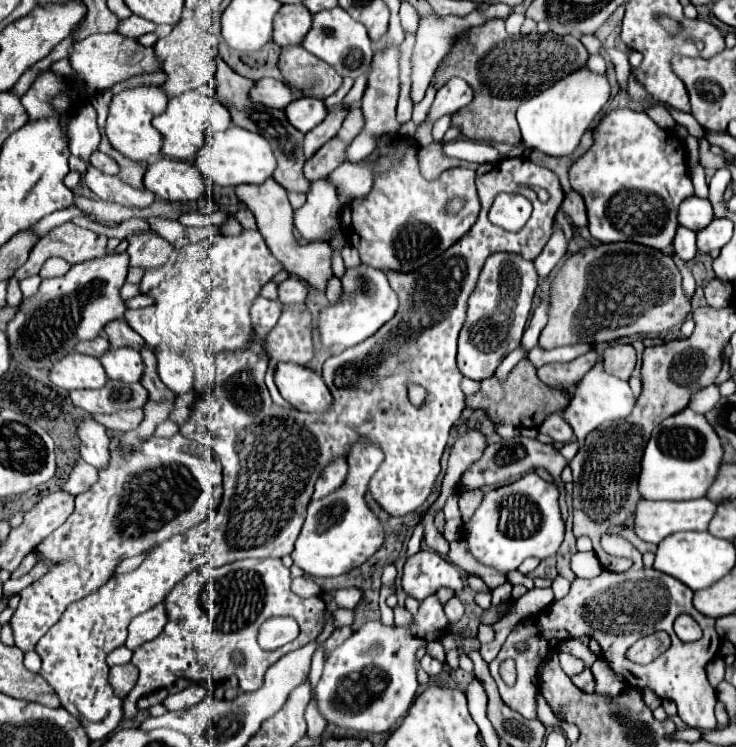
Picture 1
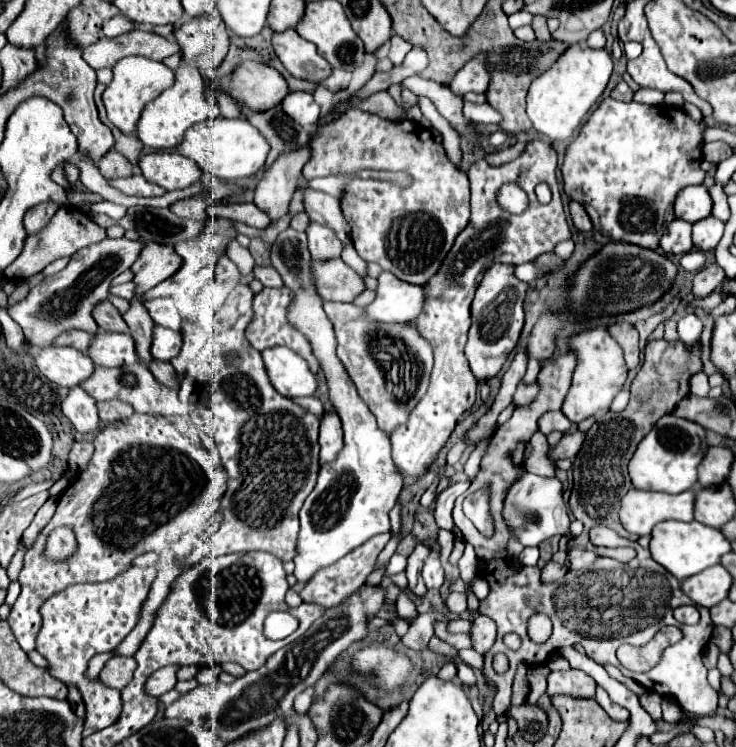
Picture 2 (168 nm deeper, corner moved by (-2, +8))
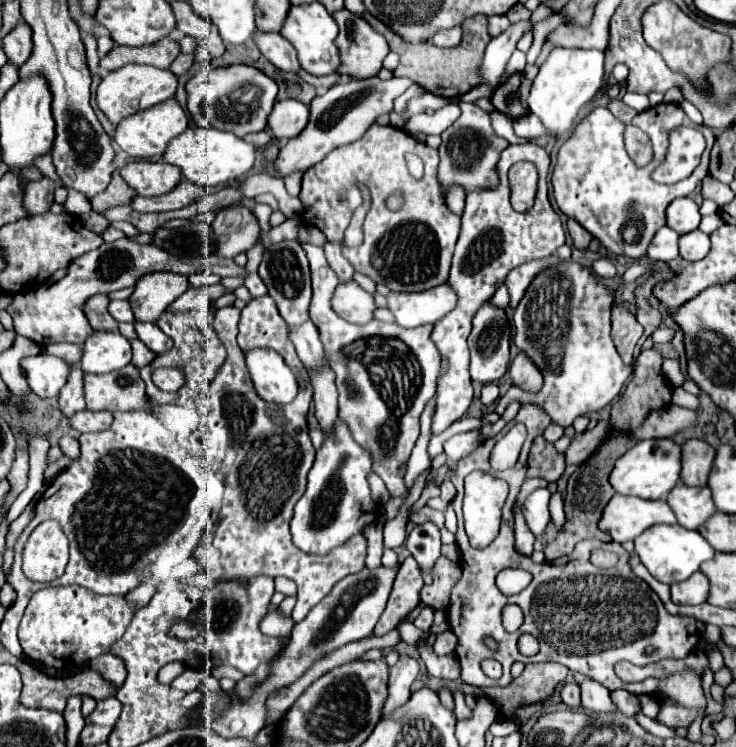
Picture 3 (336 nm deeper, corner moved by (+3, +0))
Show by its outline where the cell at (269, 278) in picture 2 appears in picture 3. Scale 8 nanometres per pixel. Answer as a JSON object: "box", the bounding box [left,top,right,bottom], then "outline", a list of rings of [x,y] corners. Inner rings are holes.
{"box":[8,237,266,347],"outline":[[[124,237],[114,243],[104,243],[96,251],[90,251],[90,253],[74,259],[72,265],[68,267],[68,275],[62,281],[58,281],[50,287],[38,287],[36,291],[14,295],[14,301],[8,307],[8,313],[14,319],[16,333],[36,341],[38,345],[46,347],[50,343],[62,343],[62,341],[82,345],[94,333],[94,329],[90,327],[90,323],[86,321],[86,317],[82,313],[82,307],[88,297],[92,297],[96,293],[110,293],[110,291],[118,291],[124,287],[134,287],[136,281],[148,273],[170,271],[170,273],[190,275],[190,273],[204,271],[210,266],[211,271],[221,278],[243,276],[244,285],[248,287],[252,297],[260,297],[266,293],[266,285],[262,283],[258,273],[247,274],[244,267],[236,265],[233,259],[215,255],[178,257],[170,255],[168,251],[162,251],[160,247],[142,245],[142,243],[136,243],[136,241],[130,241],[128,237]]]}

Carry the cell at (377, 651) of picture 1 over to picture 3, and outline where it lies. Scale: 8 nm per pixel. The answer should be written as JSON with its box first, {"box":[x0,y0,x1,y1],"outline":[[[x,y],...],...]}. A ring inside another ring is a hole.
{"box":[406,521,440,569],"outline":[[[432,521],[416,525],[406,539],[406,547],[422,569],[432,569],[440,557],[440,529]]]}

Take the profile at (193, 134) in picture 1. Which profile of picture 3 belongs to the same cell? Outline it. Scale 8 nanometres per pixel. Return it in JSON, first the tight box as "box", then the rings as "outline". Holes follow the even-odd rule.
{"box":[112,99,188,159],"outline":[[[168,99],[164,103],[158,103],[154,107],[148,107],[144,111],[138,111],[122,119],[122,123],[114,127],[112,141],[134,159],[150,159],[150,157],[160,157],[166,151],[168,141],[184,133],[186,127],[188,127],[188,115],[182,111],[176,99]]]}

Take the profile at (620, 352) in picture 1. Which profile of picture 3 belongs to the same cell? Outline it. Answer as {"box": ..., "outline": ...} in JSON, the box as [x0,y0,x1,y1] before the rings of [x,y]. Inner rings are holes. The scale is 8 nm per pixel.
{"box":[612,307,642,365],"outline":[[[614,307],[612,309],[612,341],[622,357],[624,363],[632,365],[634,361],[634,347],[638,339],[642,337],[642,325],[636,321],[636,317],[624,309],[624,307]]]}

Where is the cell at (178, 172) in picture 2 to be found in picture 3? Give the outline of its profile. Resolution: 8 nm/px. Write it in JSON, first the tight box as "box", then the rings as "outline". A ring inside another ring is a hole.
{"box":[120,161,182,197],"outline":[[[130,161],[120,175],[142,197],[166,195],[182,179],[180,169],[164,161]]]}

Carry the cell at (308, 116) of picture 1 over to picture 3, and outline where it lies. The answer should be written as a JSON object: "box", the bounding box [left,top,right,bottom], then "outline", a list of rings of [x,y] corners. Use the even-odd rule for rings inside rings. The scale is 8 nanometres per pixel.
{"box":[268,99,310,141],"outline":[[[284,99],[276,101],[274,109],[268,117],[268,127],[274,139],[286,141],[294,135],[298,135],[310,119],[308,105],[296,101],[296,99]]]}

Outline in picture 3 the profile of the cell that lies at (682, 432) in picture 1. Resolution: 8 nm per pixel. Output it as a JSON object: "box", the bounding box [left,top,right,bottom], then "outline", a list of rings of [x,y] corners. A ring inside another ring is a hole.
{"box":[608,439,680,499],"outline":[[[646,439],[628,449],[614,465],[608,481],[620,495],[662,499],[680,479],[680,445],[670,439]]]}

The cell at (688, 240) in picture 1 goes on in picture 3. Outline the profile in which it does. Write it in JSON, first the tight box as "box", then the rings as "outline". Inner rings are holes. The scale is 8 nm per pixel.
{"box":[648,227,678,261],"outline":[[[662,227],[650,247],[648,247],[648,257],[654,261],[672,261],[678,257],[678,233],[672,231],[670,227]]]}

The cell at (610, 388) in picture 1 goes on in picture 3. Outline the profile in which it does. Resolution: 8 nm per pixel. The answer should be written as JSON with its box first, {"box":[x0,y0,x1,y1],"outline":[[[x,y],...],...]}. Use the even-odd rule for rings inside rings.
{"box":[496,261,632,427],"outline":[[[560,261],[540,271],[514,309],[514,345],[540,369],[544,387],[538,393],[512,387],[496,401],[496,411],[502,415],[510,401],[518,401],[520,405],[534,403],[542,407],[554,423],[568,427],[576,417],[606,407],[632,373],[632,365],[620,359],[610,339],[612,301],[614,291],[600,283],[582,263]],[[548,337],[554,339],[550,345],[544,341]]]}

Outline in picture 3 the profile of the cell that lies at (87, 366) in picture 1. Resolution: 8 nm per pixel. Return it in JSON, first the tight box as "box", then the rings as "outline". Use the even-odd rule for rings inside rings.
{"box":[20,353,70,399],"outline":[[[48,353],[24,357],[20,365],[22,365],[24,377],[26,377],[32,393],[36,393],[42,399],[56,397],[58,391],[66,385],[68,373],[70,373],[68,363],[64,363],[62,359],[48,355]]]}

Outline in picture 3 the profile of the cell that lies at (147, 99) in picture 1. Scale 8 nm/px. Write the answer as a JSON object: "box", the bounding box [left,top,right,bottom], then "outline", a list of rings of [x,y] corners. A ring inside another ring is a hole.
{"box":[98,65,176,125],"outline":[[[124,65],[112,73],[108,73],[102,83],[98,85],[98,107],[102,109],[102,113],[116,125],[120,123],[124,117],[140,111],[140,109],[148,109],[156,103],[162,103],[170,97],[176,95],[176,75],[172,71],[166,69],[156,69],[150,65]]]}

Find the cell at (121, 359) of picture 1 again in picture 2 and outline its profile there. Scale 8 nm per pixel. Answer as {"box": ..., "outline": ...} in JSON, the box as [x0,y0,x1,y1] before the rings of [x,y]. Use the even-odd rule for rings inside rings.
{"box":[89,331,137,367],"outline":[[[99,331],[89,347],[89,357],[99,367],[123,367],[137,361],[131,335]]]}

